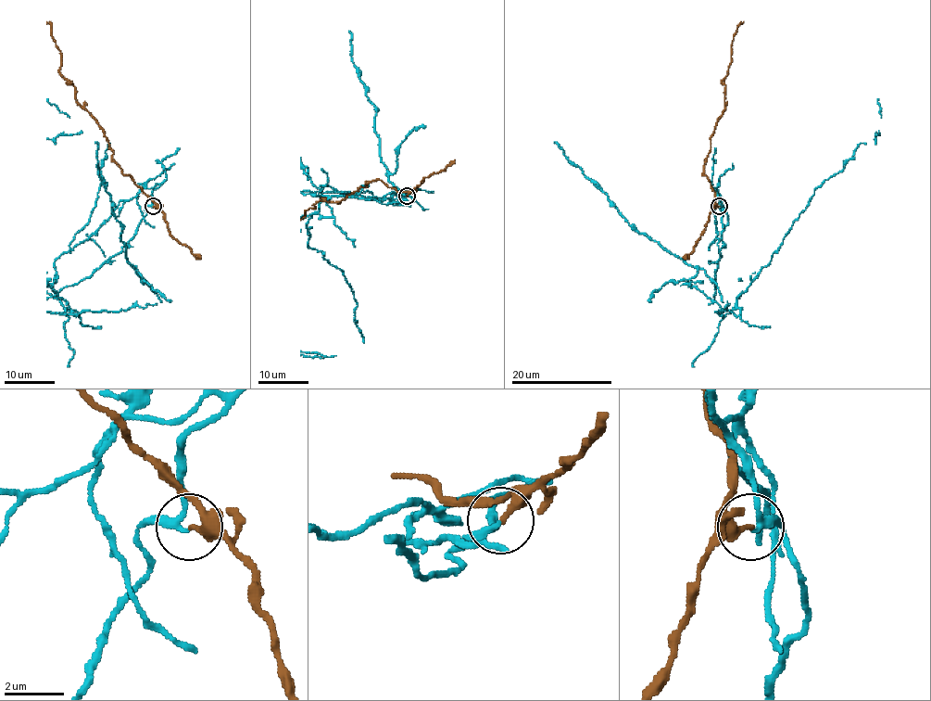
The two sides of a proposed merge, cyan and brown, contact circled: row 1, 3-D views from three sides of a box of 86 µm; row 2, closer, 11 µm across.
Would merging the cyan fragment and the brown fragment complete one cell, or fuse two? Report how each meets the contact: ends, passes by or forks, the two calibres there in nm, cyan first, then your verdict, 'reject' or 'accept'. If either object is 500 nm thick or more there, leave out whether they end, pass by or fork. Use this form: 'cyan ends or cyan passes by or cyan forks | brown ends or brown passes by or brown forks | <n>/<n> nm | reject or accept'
cyan passes by | brown ends | 190/280 nm | reject

